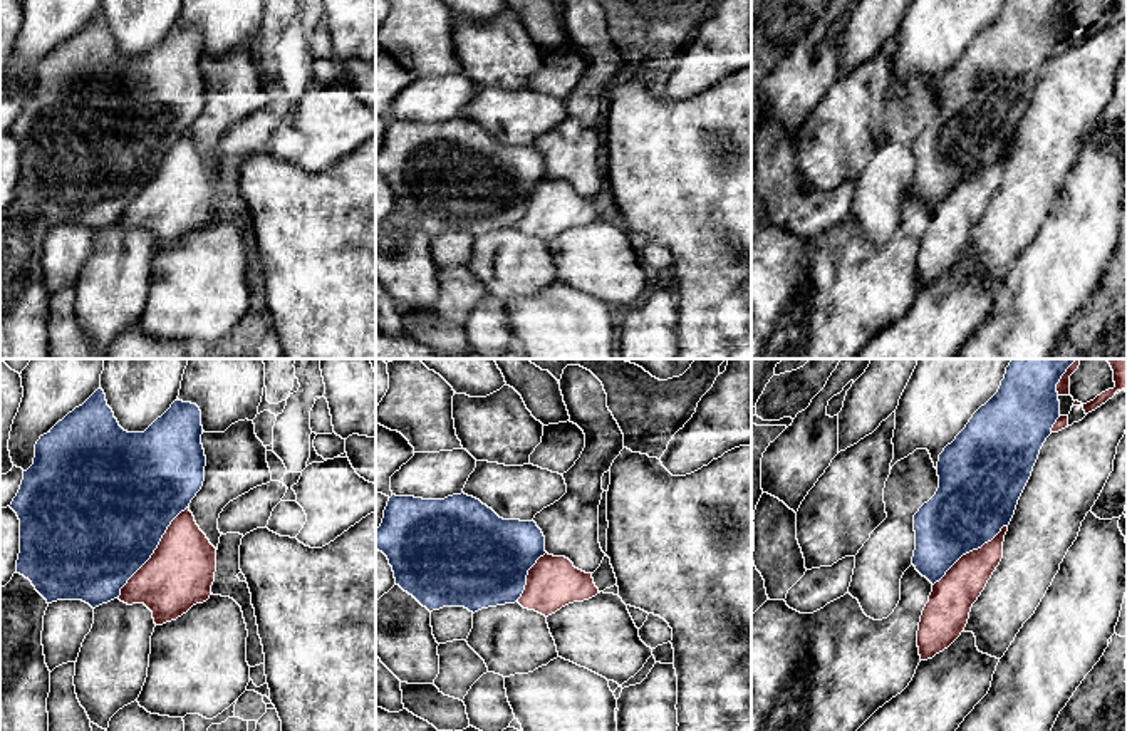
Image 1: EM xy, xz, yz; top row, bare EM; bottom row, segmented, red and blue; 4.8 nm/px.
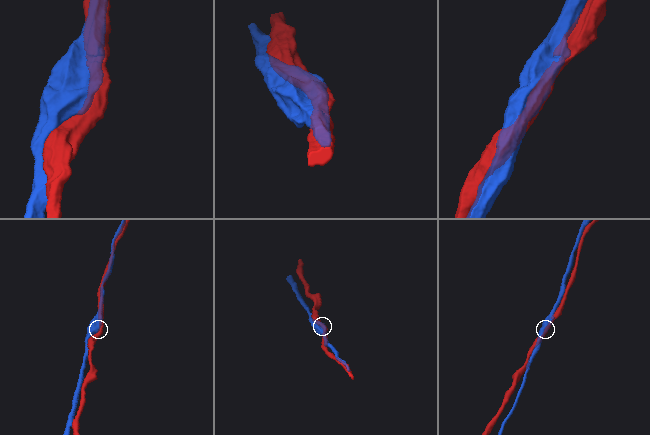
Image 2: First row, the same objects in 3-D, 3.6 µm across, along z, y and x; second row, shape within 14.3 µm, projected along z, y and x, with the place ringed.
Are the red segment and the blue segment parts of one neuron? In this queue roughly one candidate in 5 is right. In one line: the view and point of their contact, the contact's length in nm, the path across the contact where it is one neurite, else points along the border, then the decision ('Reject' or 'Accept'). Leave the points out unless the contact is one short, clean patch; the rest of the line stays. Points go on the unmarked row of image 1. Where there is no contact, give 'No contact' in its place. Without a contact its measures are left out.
Touches red at xy (155, 176). Shared border 550 nm. Reject

